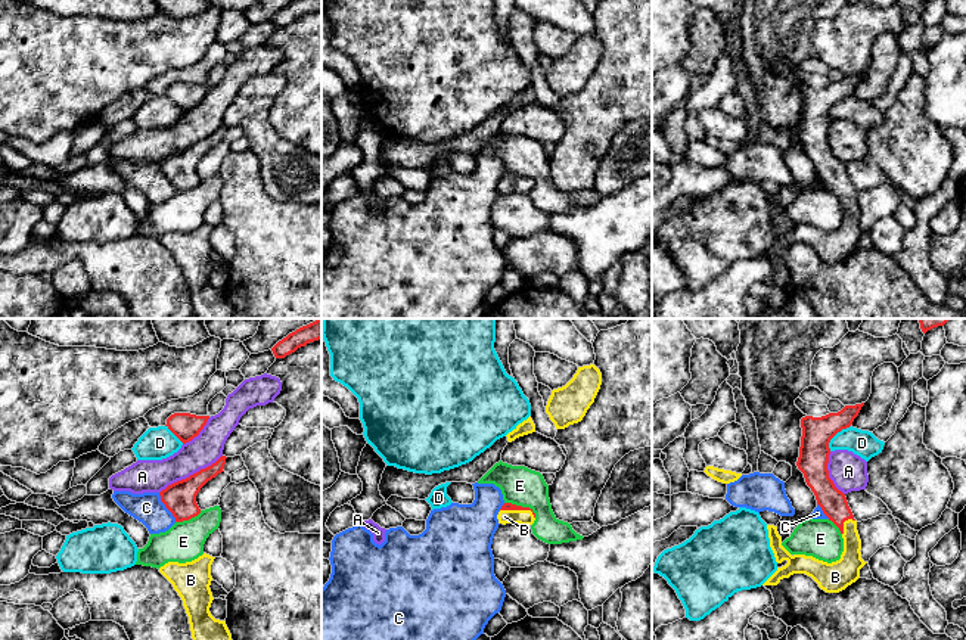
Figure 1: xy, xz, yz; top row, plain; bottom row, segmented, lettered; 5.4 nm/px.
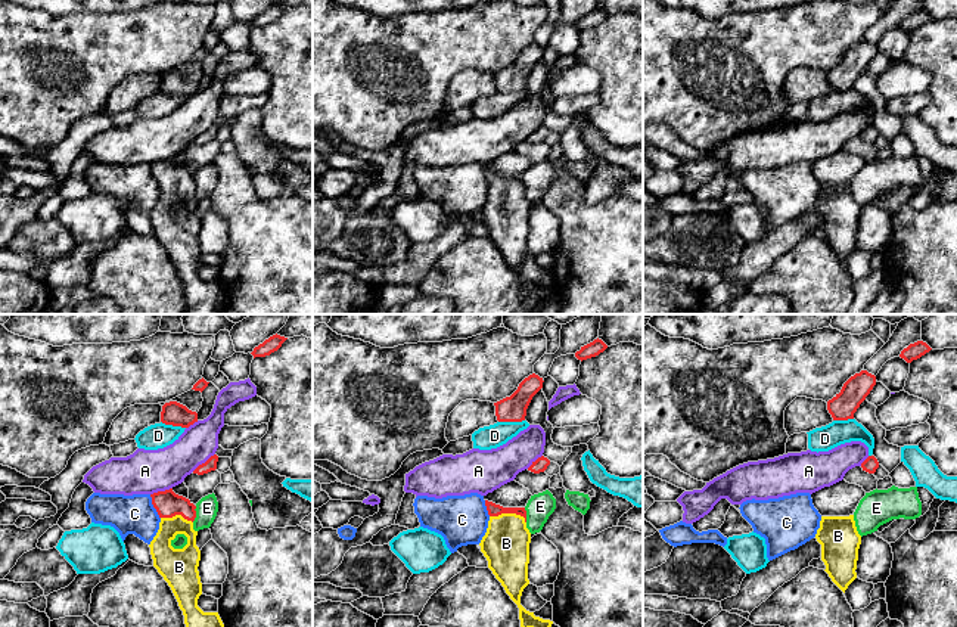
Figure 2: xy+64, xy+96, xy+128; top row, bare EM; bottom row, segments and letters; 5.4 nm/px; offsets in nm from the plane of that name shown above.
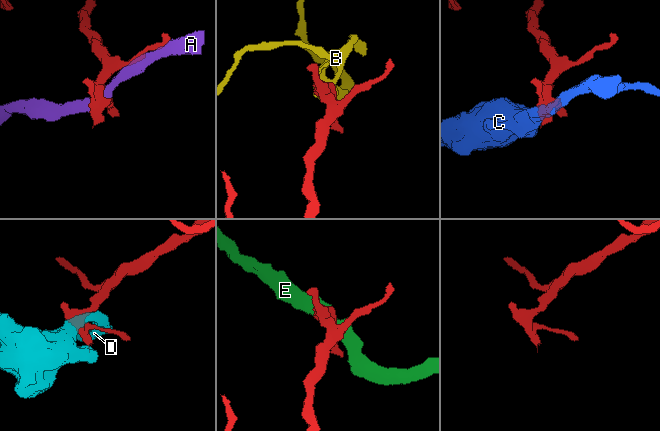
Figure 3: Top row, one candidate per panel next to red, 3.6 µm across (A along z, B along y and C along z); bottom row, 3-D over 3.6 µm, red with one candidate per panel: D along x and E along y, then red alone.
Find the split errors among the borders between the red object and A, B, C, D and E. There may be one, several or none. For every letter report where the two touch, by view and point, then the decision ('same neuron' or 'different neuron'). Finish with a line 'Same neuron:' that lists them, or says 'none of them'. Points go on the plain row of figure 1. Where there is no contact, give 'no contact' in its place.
A: xy (190, 145) | different neuron
B: xz (519, 179) | same neuron
C: xy (165, 176) | different neuron
D: yz (835, 103) | different neuron
E: xz (521, 176) | different neuron
Same neuron: B

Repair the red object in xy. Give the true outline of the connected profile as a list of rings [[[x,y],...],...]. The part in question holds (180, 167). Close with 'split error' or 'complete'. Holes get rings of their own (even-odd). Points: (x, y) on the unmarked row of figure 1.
[[[221,125],[211,136],[168,155],[159,162],[161,171],[173,183],[176,192],[189,190],[201,183],[196,165],[208,150],[224,142],[226,128],[226,125]]]; complete

